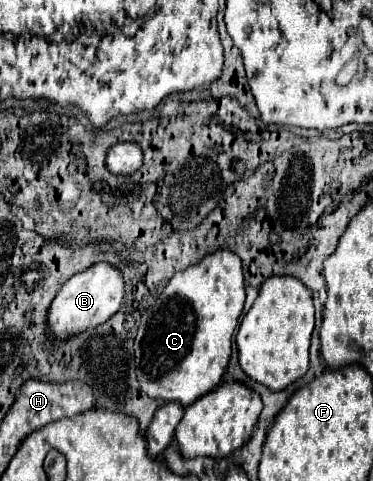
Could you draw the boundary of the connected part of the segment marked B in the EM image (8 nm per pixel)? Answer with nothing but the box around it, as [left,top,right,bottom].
[48,263,126,337]

